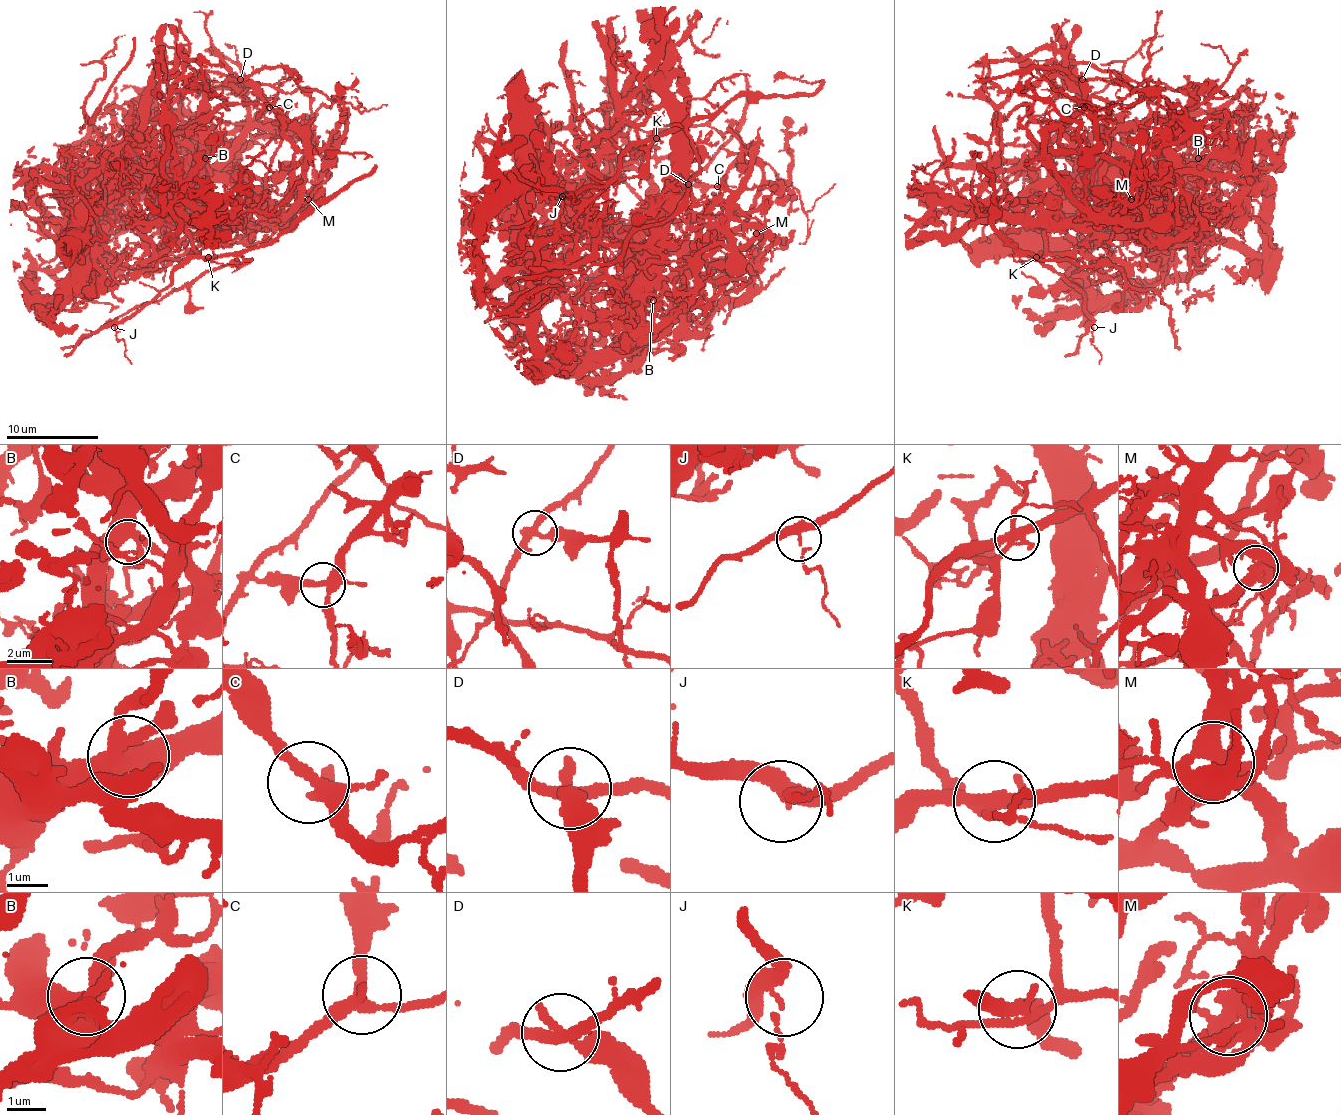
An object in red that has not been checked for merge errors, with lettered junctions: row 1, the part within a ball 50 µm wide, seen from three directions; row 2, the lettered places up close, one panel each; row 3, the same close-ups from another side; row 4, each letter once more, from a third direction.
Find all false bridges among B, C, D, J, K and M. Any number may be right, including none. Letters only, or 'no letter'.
D, K, M

